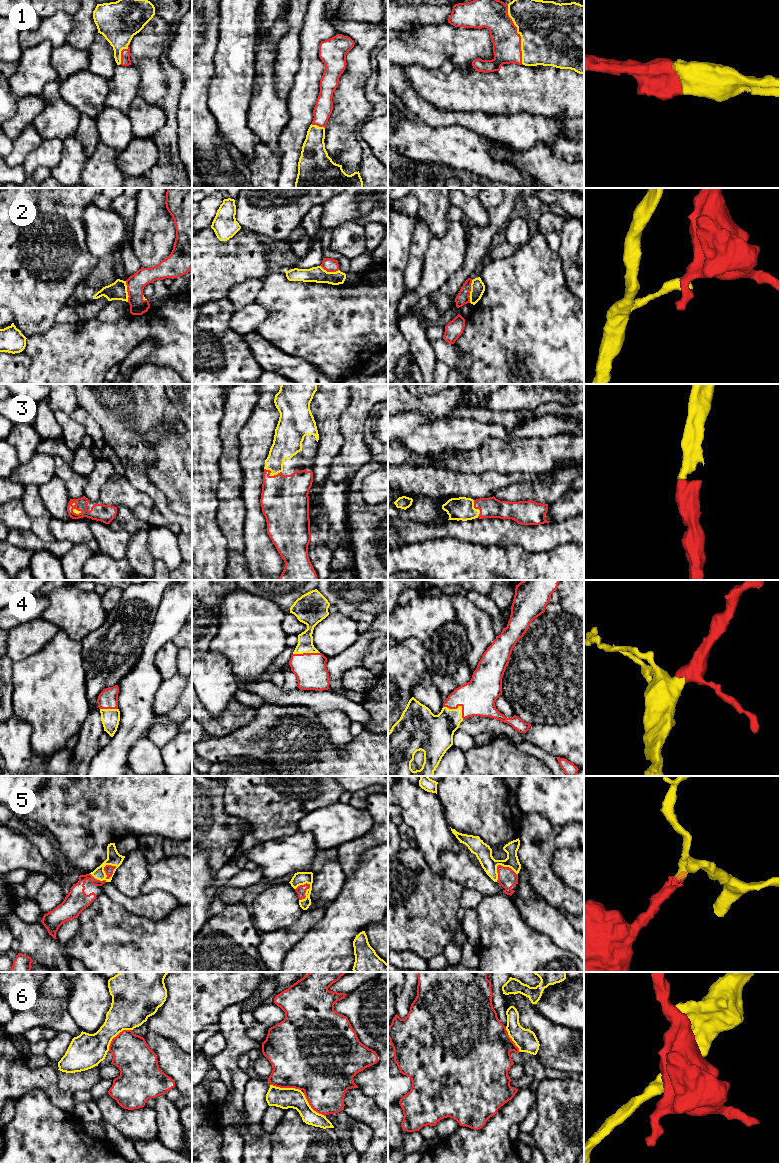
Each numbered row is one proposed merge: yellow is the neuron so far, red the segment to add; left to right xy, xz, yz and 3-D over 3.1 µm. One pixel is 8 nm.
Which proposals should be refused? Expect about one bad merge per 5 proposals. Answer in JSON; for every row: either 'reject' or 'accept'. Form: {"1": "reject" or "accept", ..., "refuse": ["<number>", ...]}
{"1": "accept", "2": "reject", "3": "accept", "4": "accept", "5": "accept", "6": "reject", "refuse": ["2", "6"]}

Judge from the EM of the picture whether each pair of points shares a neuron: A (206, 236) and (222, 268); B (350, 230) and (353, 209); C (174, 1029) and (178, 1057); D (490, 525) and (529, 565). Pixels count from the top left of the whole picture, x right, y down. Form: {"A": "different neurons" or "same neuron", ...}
{"A": "same neuron", "B": "different neurons", "C": "different neurons", "D": "different neurons"}

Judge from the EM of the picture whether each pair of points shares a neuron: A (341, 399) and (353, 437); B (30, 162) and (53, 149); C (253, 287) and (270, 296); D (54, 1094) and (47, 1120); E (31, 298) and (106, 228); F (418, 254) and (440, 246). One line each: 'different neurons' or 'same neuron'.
A: different neurons
B: same neuron
C: different neurons
D: different neurons
E: different neurons
F: different neurons

